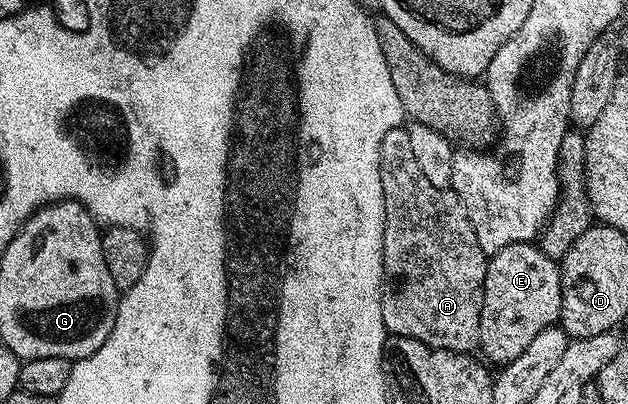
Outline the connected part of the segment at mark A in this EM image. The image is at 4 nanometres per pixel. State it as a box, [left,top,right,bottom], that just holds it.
[379,128,487,354]

